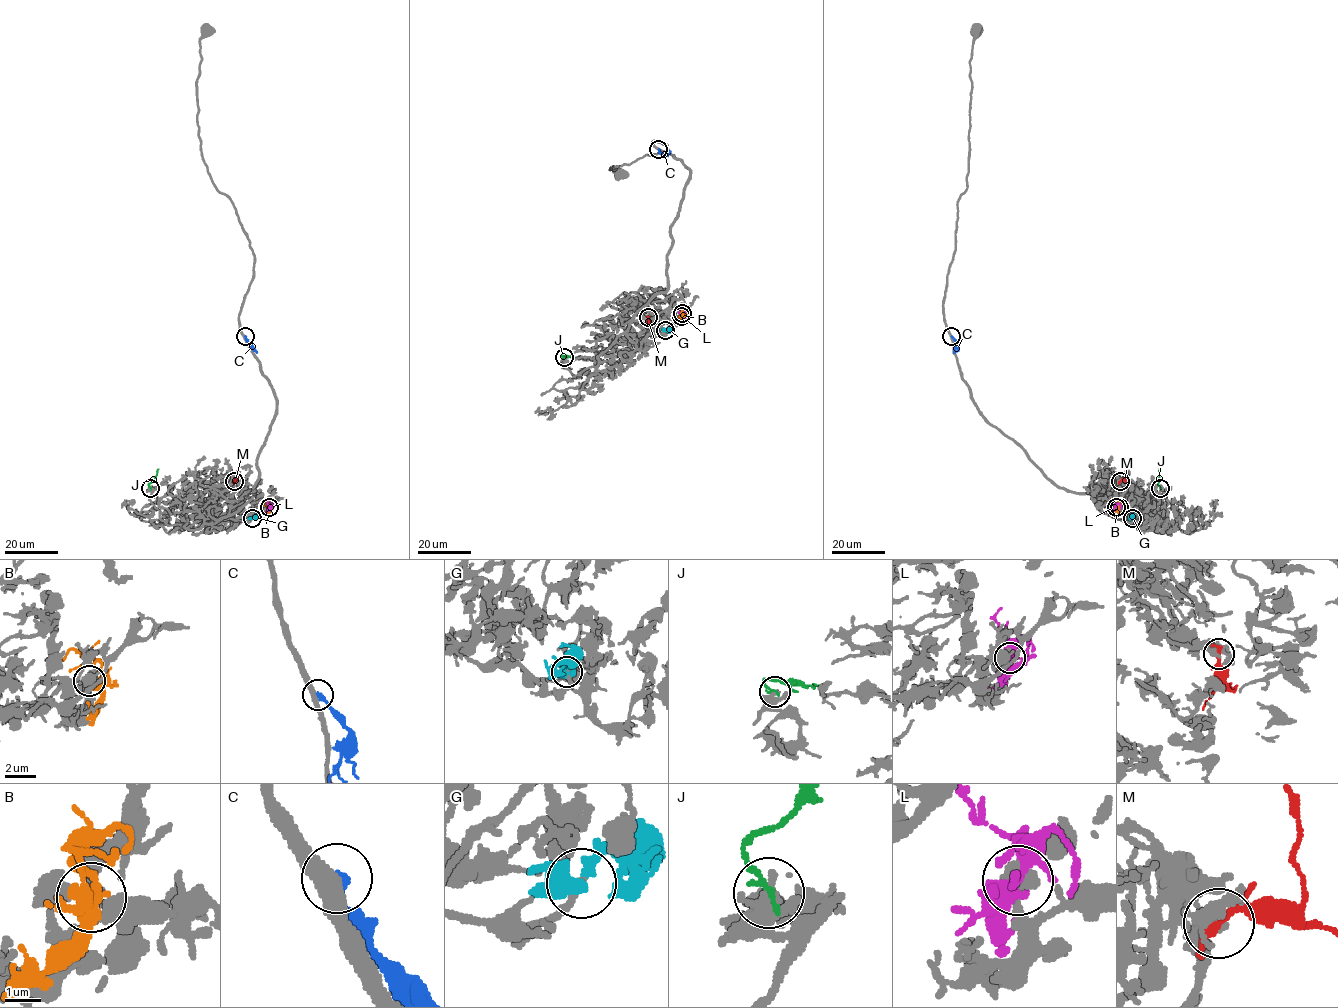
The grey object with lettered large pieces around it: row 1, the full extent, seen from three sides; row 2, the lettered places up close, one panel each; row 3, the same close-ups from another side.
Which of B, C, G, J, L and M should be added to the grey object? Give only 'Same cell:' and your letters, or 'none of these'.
Same cell: G

